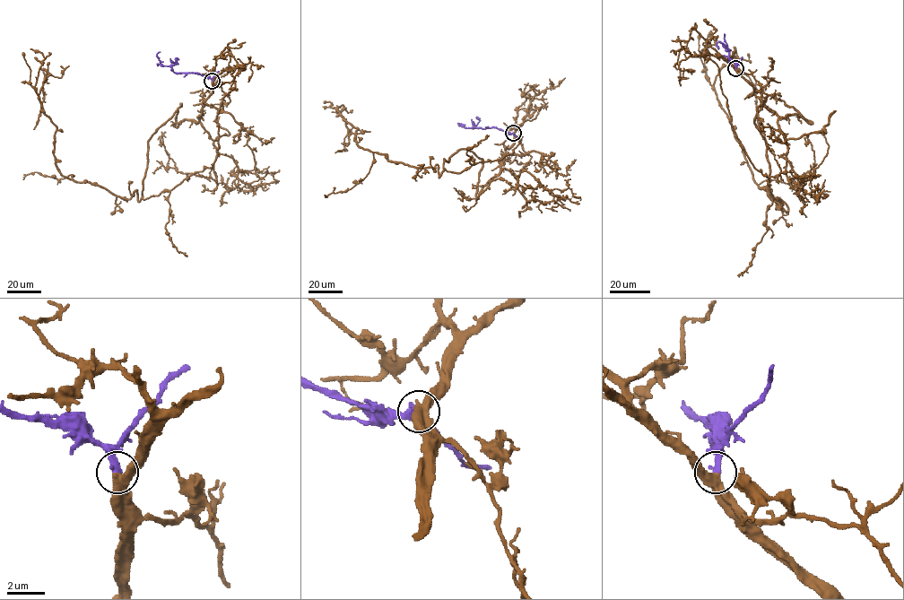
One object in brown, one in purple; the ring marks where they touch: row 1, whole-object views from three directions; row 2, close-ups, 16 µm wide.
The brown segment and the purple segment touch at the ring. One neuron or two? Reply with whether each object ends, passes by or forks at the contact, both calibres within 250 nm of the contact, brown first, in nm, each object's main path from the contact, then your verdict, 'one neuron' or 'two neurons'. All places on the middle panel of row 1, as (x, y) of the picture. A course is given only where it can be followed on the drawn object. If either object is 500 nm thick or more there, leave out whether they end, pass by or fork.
brown passes by | purple ends | 460/320 nm | brown via (514, 133), (477, 197), (482, 161), (462, 149), (439, 178), (360, 147), (340, 114), (334, 152) | purple via (514, 133), (494, 127), (465, 127), (458, 123), (461, 123) | one neuron

